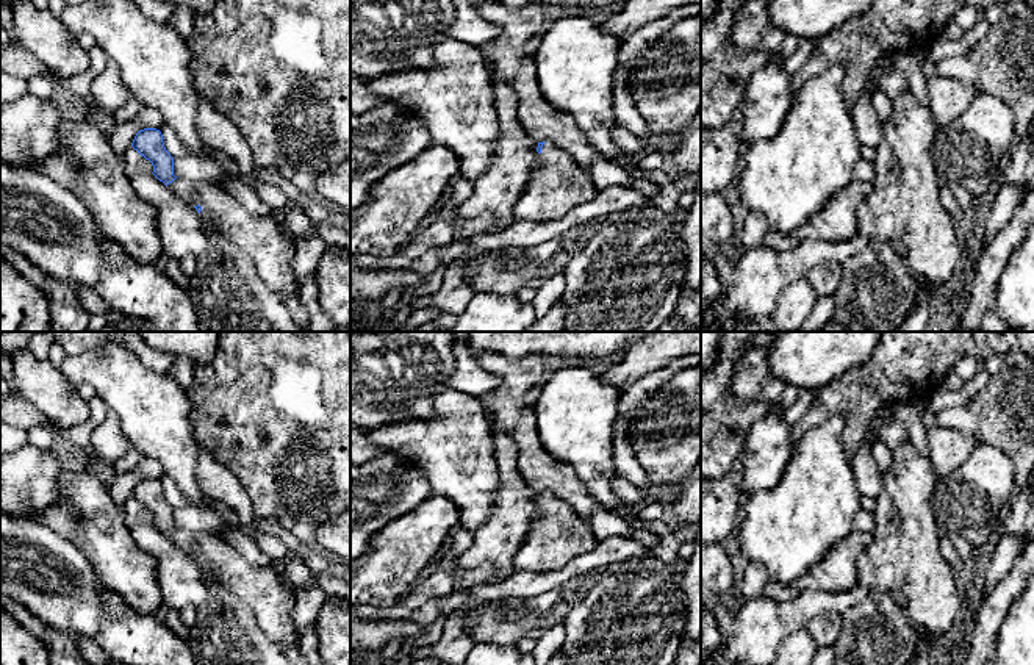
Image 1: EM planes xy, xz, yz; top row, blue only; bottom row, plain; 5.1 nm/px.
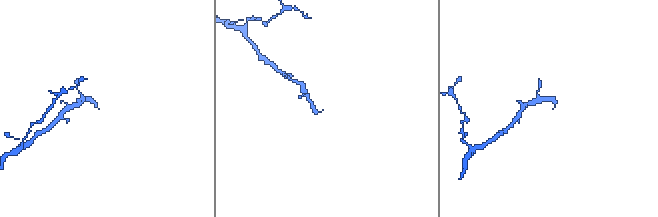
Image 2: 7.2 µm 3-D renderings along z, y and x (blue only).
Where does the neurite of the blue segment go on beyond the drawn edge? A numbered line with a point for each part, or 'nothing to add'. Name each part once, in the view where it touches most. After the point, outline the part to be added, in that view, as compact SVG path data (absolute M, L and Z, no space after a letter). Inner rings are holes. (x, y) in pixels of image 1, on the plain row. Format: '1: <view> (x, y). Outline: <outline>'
1: xz (557, 535). Outline: M544 491L529 534L513 557L515 571L558 571L596 545L590 524L552 491Z

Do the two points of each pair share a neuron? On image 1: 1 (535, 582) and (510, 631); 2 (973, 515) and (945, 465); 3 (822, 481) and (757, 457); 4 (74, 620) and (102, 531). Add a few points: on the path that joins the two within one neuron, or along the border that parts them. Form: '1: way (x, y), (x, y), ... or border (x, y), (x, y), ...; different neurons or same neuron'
1: border (523, 598), (502, 600); different neurons
2: border (975, 446), (959, 467), (940, 476); different neurons
3: border (793, 451), (782, 476), (770, 488), (759, 492); different neurons
4: border (64, 539), (89, 562), (100, 579); different neurons

